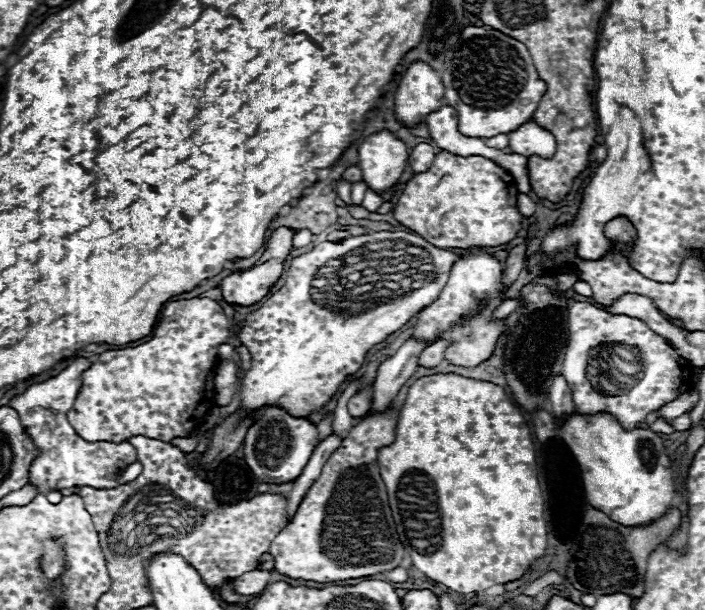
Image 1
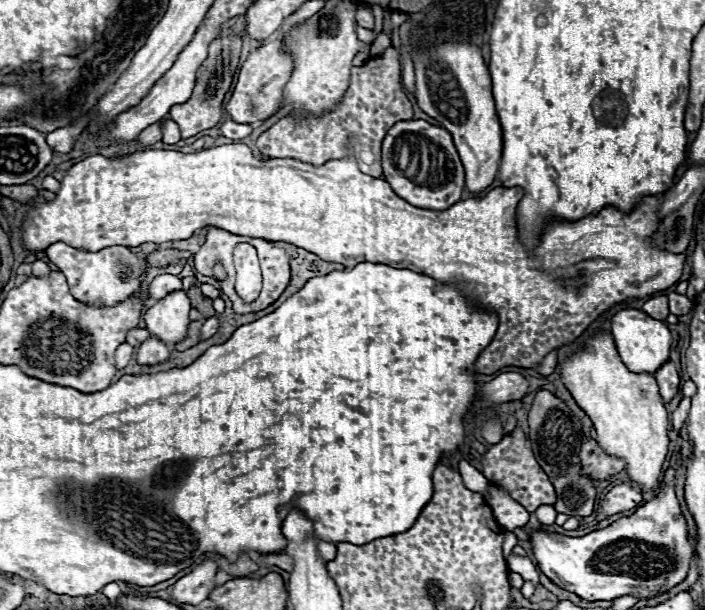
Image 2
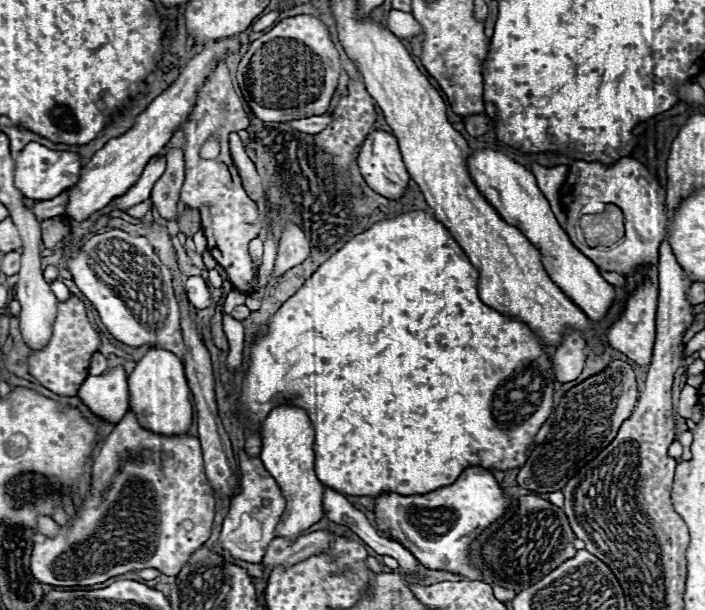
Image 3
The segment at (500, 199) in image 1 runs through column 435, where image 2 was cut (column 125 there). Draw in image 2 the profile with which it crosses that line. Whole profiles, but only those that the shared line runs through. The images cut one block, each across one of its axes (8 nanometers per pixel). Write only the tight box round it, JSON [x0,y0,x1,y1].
[22,144,684,374]

